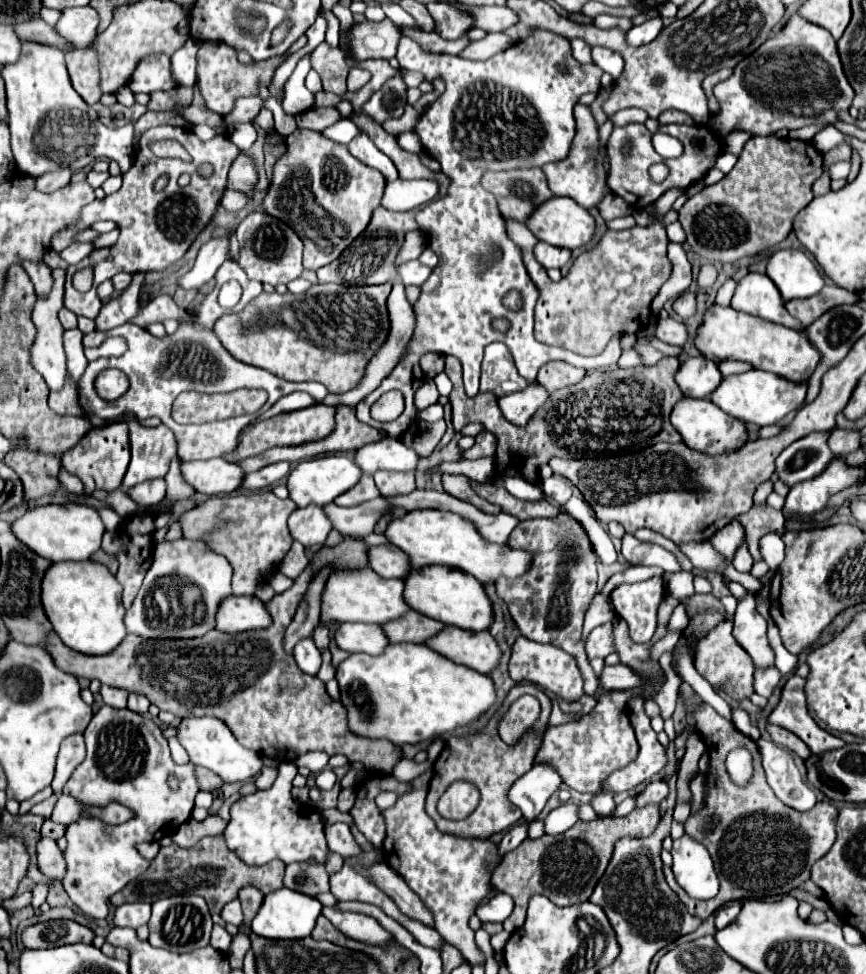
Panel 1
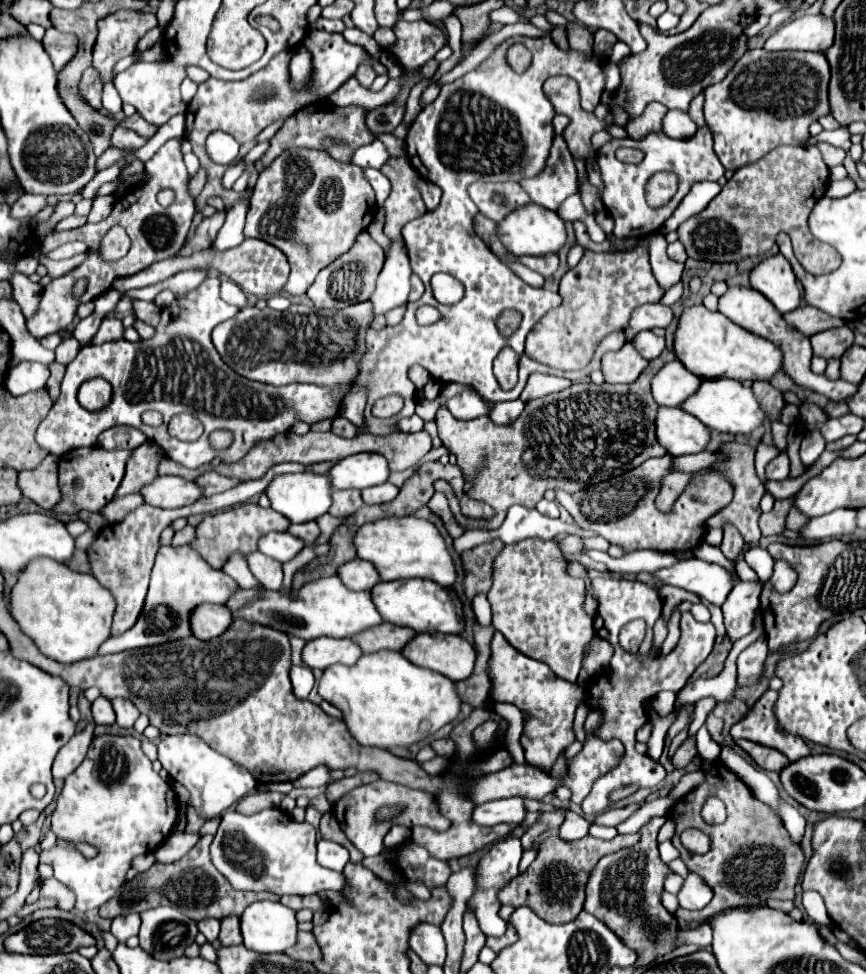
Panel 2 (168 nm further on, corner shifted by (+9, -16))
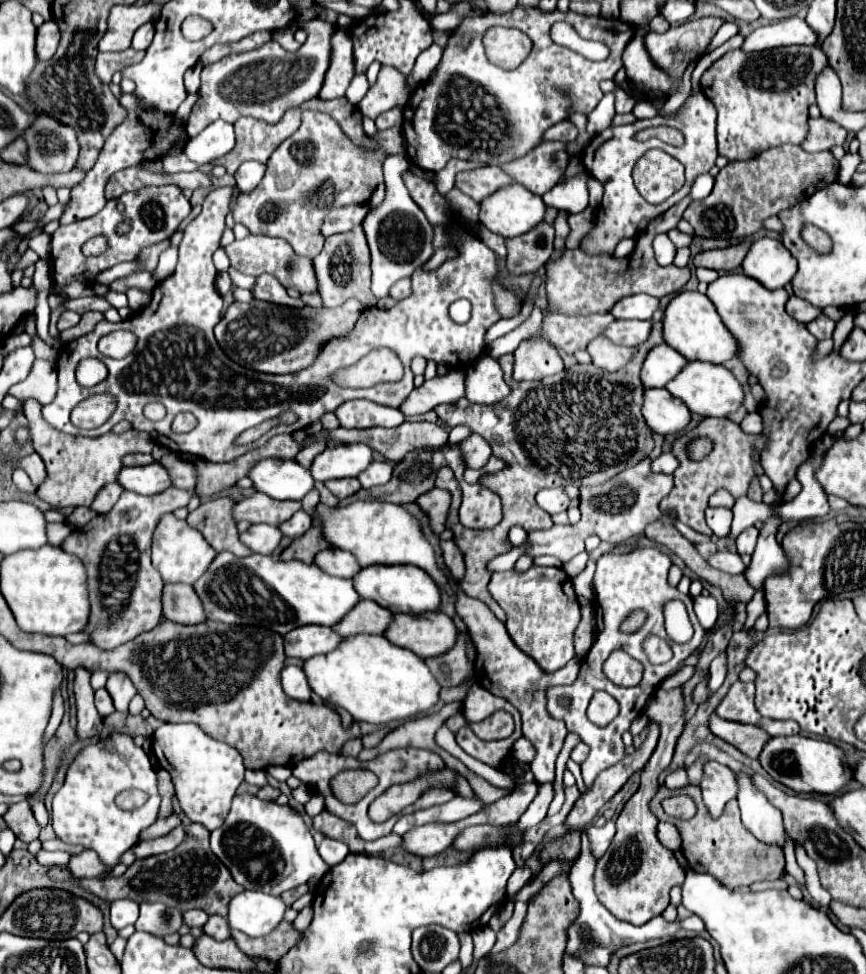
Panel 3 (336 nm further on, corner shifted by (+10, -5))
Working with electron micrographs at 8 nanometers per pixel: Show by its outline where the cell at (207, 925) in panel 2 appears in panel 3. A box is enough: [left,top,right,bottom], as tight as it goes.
[184,909,208,927]

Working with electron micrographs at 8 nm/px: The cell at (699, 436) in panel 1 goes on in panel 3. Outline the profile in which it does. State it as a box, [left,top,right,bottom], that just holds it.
[642,389,692,437]

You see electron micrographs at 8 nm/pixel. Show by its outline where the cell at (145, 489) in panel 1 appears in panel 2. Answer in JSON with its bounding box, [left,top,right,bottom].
[101,494,143,524]

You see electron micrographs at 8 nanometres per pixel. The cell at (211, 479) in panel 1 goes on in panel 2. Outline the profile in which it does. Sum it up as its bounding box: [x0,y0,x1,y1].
[139,476,201,508]

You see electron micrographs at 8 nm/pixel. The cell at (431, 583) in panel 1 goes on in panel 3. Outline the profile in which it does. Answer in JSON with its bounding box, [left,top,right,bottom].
[354,565,440,615]

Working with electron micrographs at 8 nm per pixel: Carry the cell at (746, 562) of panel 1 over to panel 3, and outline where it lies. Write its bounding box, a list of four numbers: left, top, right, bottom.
[710,491,734,509]

